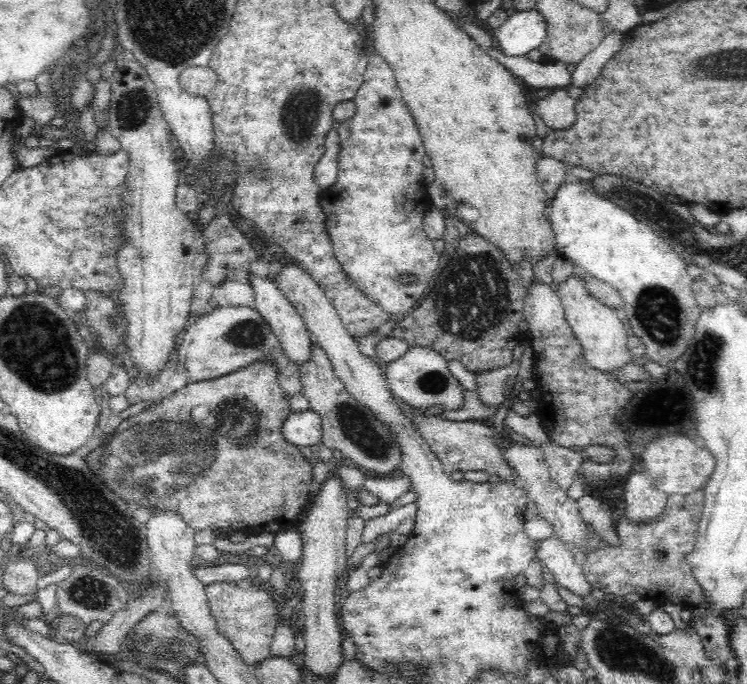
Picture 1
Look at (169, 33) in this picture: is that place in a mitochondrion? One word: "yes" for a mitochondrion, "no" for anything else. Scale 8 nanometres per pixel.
yes

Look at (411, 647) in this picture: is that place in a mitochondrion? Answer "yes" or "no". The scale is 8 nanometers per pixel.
no

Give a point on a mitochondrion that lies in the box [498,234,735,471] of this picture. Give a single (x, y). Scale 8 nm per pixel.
(658, 312)

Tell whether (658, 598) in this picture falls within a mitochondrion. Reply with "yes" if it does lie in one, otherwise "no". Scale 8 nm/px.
no

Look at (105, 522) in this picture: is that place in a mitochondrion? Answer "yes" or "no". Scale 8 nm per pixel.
yes

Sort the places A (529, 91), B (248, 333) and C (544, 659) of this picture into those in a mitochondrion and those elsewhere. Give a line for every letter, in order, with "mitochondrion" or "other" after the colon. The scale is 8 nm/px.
A: other
B: mitochondrion
C: other

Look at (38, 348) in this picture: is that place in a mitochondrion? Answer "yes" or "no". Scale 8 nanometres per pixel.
yes

